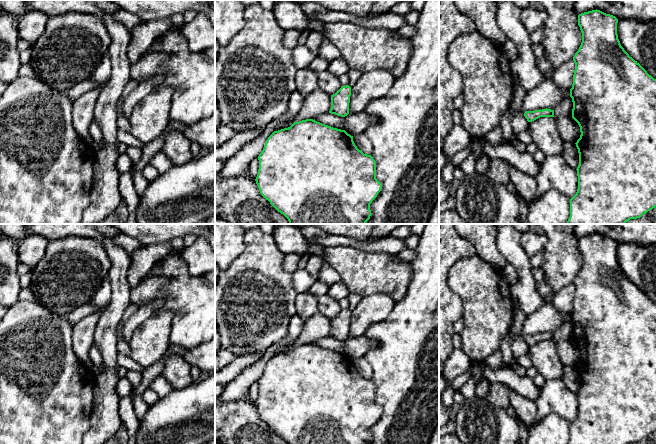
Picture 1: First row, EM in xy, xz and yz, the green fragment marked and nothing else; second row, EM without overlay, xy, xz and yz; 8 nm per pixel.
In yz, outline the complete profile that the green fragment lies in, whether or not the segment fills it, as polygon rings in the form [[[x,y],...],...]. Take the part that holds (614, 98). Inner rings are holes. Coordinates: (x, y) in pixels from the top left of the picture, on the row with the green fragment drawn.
[[[592,10],[578,15],[578,25],[582,32],[582,42],[573,57],[575,70],[573,84],[570,89],[570,97],[573,102],[572,118],[580,127],[580,138],[576,147],[579,153],[579,165],[577,167],[578,189],[570,199],[570,217],[566,224],[625,224],[630,219],[640,218],[643,214],[656,207],[656,79],[621,46],[617,34],[618,19],[600,10]]]

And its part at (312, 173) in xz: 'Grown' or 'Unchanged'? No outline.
Unchanged

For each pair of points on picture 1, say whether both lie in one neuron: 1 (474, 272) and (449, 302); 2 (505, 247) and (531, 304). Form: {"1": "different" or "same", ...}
{"1": "different", "2": "same"}

